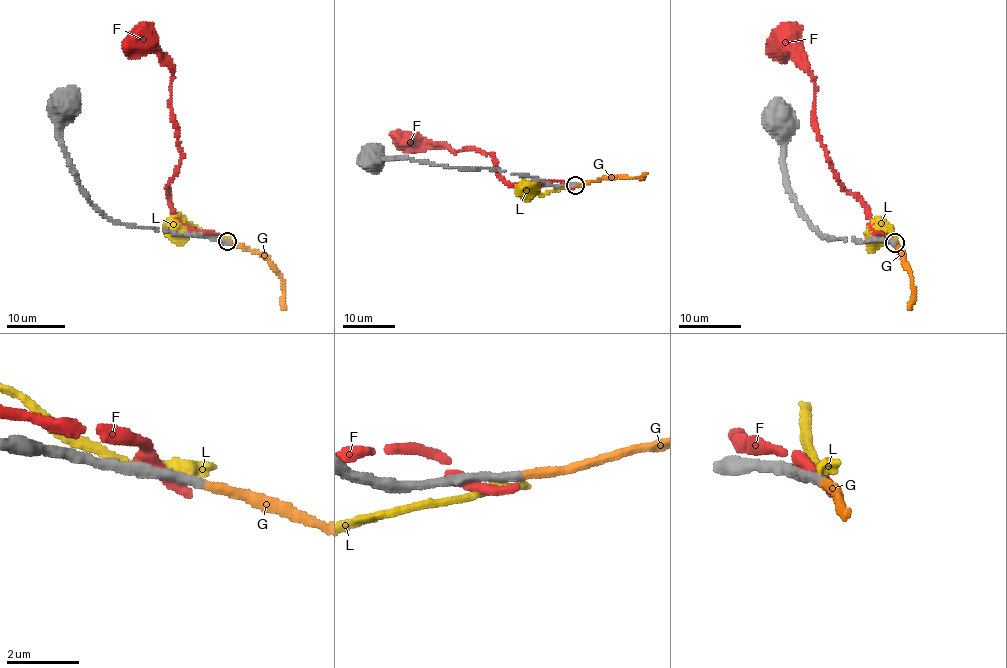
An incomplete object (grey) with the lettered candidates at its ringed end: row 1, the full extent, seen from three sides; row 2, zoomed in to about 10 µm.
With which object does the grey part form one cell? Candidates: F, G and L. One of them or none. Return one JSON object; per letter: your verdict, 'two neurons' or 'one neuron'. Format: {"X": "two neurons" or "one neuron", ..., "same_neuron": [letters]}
{"F": "two neurons", "G": "one neuron", "L": "two neurons", "same_neuron": ["G"]}

